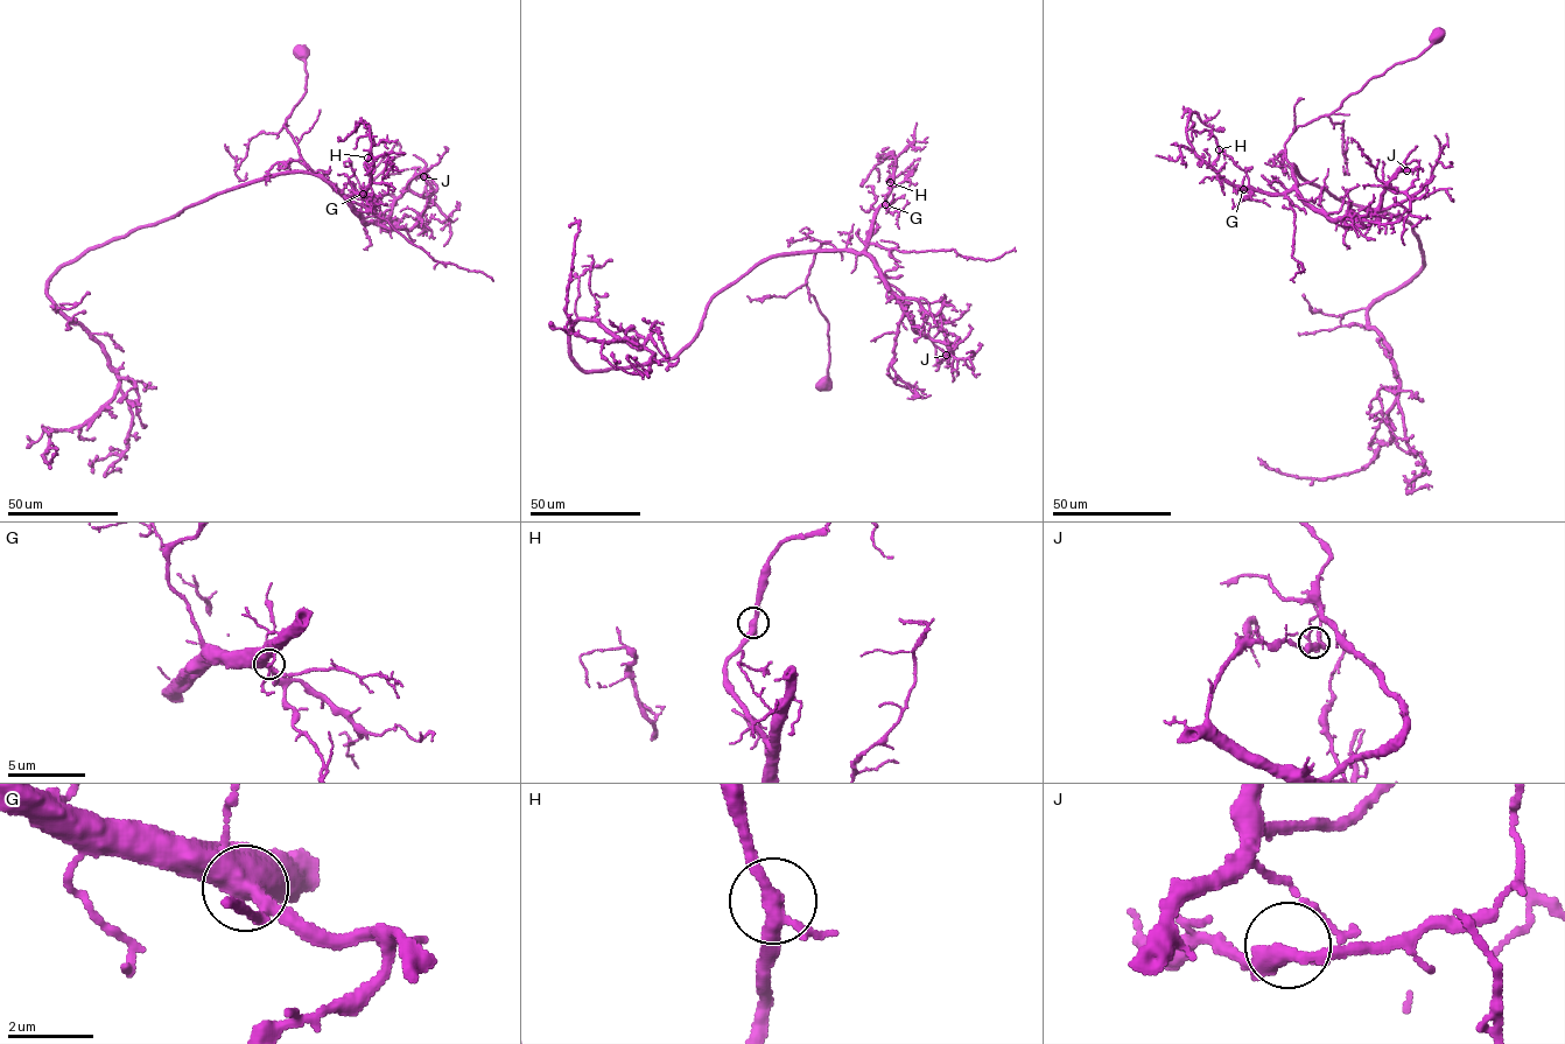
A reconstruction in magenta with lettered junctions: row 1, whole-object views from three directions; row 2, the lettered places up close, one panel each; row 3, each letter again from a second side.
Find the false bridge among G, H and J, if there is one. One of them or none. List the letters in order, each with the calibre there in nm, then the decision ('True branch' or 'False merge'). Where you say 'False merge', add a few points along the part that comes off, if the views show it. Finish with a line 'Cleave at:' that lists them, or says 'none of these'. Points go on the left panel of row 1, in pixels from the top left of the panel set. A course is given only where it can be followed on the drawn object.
G: Thickness 420 nm. True branch
H: Thickness 300 nm. True branch
J: Thickness 320 nm. True branch
Cleave at: none of these

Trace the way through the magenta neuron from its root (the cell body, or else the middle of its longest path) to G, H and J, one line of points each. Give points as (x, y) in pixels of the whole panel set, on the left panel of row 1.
G: (300, 50), (306, 92), (283, 126), (314, 173), (346, 198), (363, 194)
H: (300, 50), (306, 92), (283, 124), (300, 156), (346, 198), (369, 186), (364, 165), (367, 158)
J: (300, 50), (306, 92), (283, 126), (303, 161), (366, 222), (384, 219), (409, 181), (423, 176)

